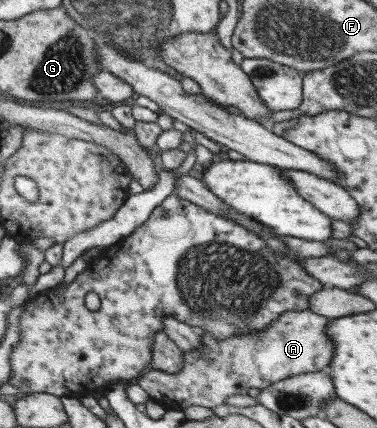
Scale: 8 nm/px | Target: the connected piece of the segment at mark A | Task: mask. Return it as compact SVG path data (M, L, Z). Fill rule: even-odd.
M309 309L291 310L282 313L259 333L218 339L205 331L201 333L204 347L185 352L186 364L178 373L148 369L137 379L137 384L165 410L182 410L189 406L213 410L225 405L230 396L249 394L249 388L262 390L296 374L326 369L333 354L333 343L327 333L329 320Z

